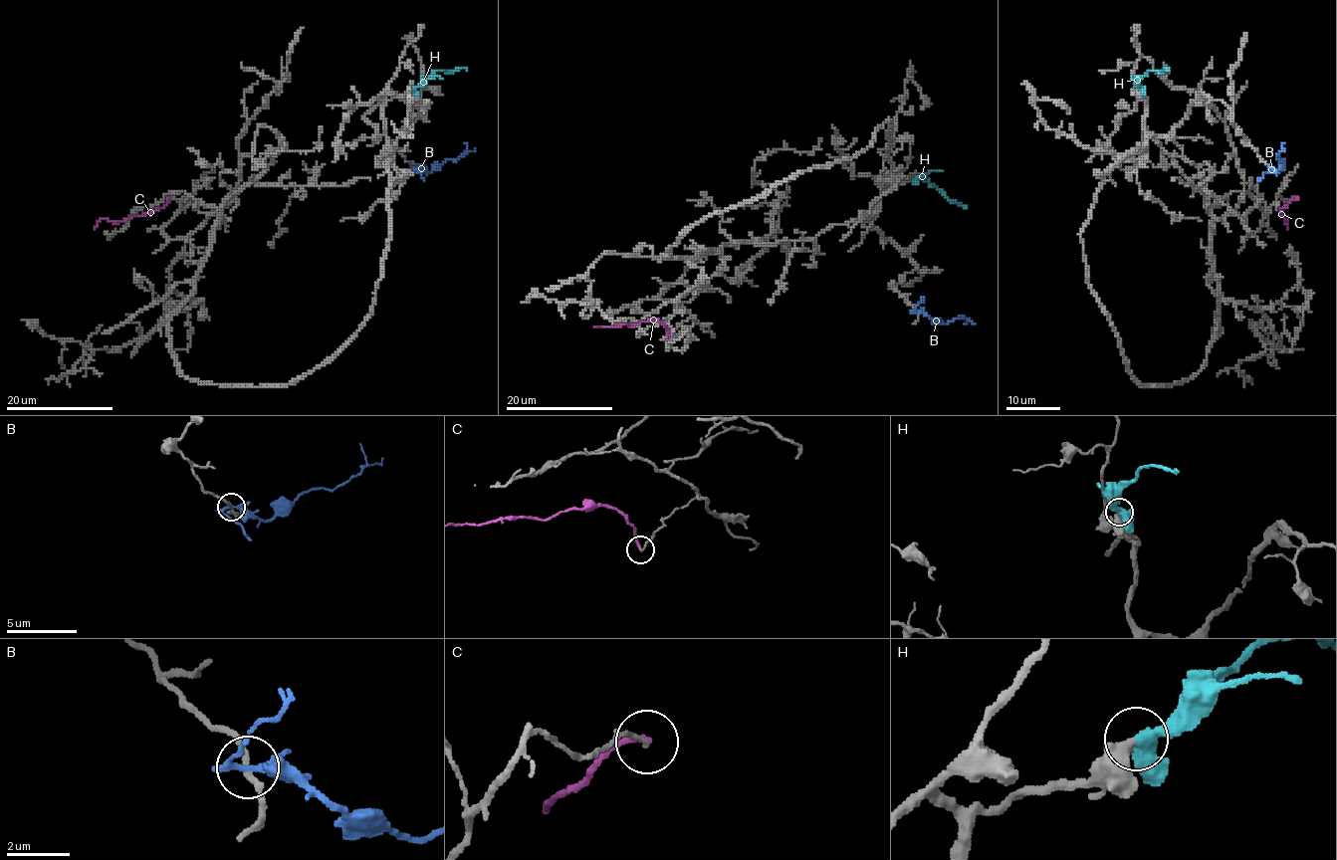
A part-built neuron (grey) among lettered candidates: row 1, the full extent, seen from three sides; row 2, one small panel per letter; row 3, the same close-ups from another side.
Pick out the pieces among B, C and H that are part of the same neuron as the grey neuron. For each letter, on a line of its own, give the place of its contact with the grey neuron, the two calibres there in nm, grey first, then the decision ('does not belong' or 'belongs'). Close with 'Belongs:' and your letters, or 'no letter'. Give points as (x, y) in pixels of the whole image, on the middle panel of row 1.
B: contact (916, 312); calibres 190 and 200 nm; does not belong
C: contact (669, 336); calibres 110 and 220 nm; does not belong
H: contact (913, 179); calibres 400 and 460 nm; belongs
Belongs: H

